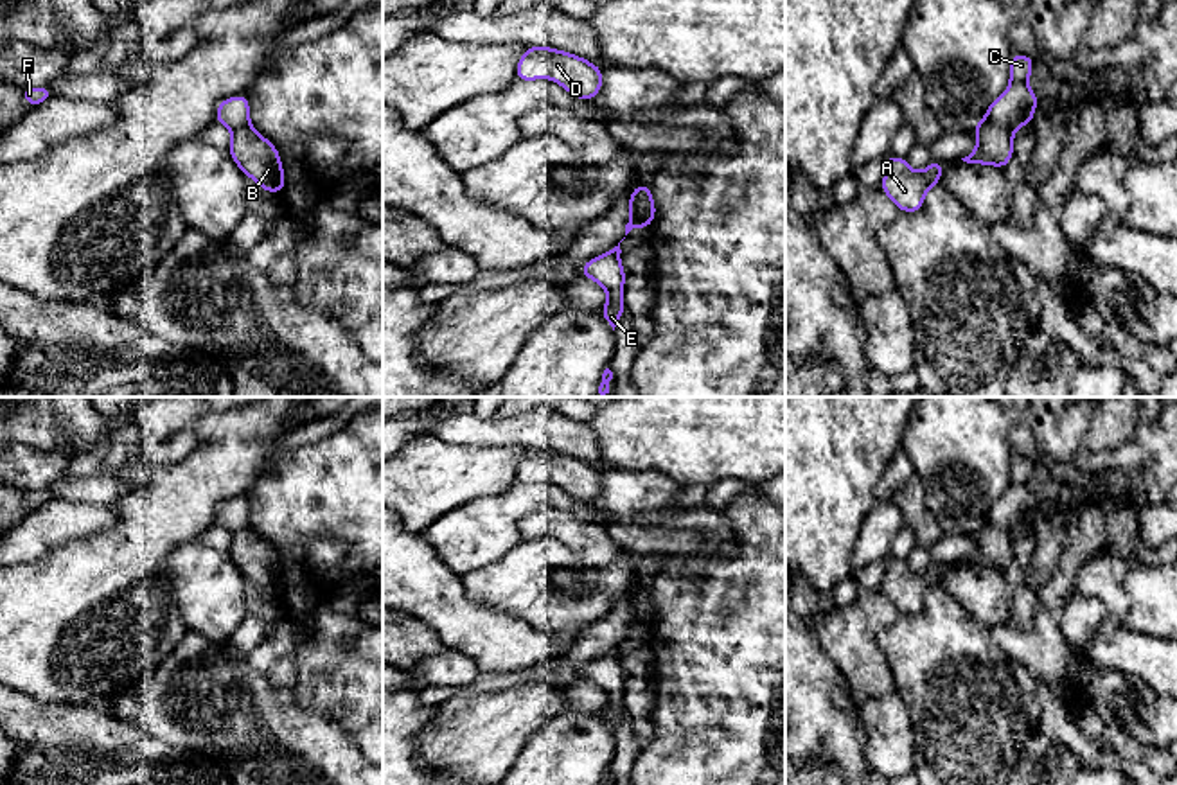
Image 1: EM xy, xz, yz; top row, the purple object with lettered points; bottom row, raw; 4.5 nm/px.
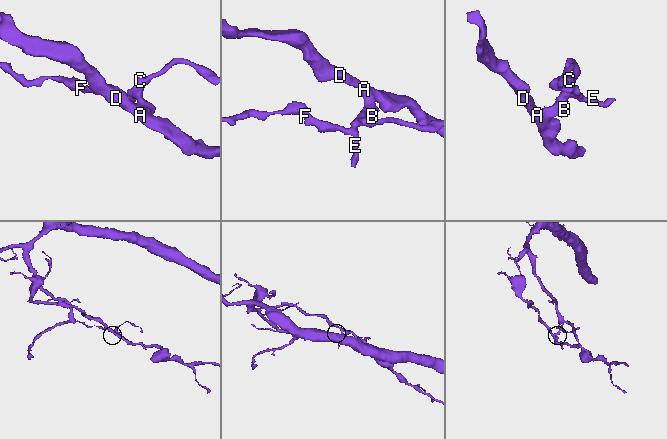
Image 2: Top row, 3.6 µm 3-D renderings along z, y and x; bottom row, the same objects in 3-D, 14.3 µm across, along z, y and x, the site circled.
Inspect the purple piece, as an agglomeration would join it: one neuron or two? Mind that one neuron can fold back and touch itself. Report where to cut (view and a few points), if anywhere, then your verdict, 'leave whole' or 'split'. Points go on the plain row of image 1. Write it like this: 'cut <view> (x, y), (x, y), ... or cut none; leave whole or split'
cut xz (629, 600), (649, 627); split

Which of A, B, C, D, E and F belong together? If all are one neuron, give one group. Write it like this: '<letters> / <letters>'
A B D / C E F

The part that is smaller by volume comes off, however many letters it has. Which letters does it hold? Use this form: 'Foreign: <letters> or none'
Foreign: A, B, D

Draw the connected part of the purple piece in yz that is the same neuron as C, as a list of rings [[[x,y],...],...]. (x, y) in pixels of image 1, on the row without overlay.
[[[1013,456],[1010,463],[1010,487],[987,512],[985,523],[1001,530],[1019,532],[1031,526],[1039,499],[1028,489],[1033,460]]]

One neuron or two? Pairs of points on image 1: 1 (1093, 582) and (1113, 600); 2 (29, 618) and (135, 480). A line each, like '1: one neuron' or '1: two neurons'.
1: one neuron
2: one neuron

